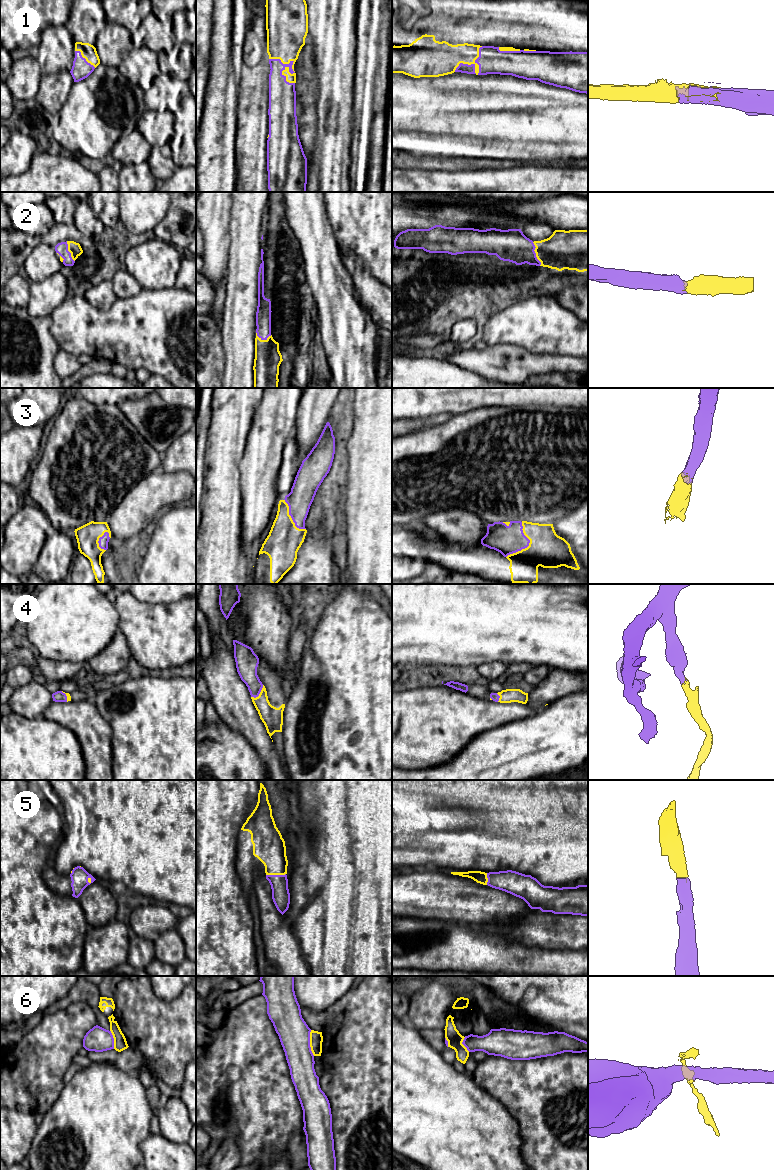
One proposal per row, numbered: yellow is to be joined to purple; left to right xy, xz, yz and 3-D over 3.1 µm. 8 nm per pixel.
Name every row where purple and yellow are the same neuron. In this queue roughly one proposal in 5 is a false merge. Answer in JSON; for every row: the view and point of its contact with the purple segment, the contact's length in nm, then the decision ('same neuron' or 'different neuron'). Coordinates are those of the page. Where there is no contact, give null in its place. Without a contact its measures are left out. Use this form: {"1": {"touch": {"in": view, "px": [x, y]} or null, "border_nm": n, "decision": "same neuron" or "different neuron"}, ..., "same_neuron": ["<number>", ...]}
{"1": {"touch": {"in": "xz", "px": [293, 71]}, "border_nm": 300, "decision": "same neuron"}, "2": {"touch": {"in": "yz", "px": [535, 254]}, "border_nm": 200, "decision": "same neuron"}, "3": {"touch": {"in": "yz", "px": [528, 545]}, "border_nm": 320, "decision": "same neuron"}, "4": {"touch": {"in": "xz", "px": [259, 693]}, "border_nm": 140, "decision": "same neuron"}, "5": {"touch": {"in": "xz", "px": [275, 875]}, "border_nm": 160, "decision": "same neuron"}, "6": {"touch": {"in": "xz", "px": [309, 1043]}, "border_nm": 220, "decision": "different neuron"}, "same_neuron": ["1", "2", "3", "4", "5"]}

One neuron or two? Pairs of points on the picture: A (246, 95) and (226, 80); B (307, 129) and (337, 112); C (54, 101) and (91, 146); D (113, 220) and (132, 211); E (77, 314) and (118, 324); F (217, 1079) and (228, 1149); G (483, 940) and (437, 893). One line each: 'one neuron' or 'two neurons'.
A: two neurons
B: two neurons
C: two neurons
D: two neurons
E: one neuron
F: two neurons
G: two neurons

